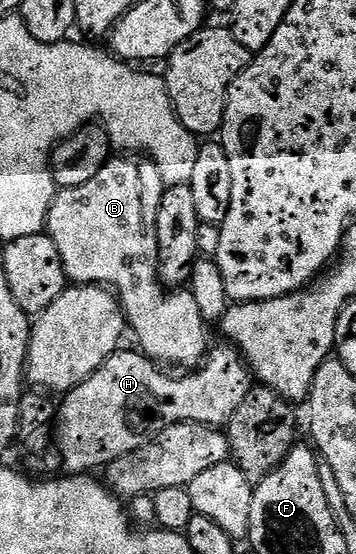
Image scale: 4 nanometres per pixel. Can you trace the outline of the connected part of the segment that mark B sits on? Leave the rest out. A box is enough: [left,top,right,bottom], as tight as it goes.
[46,155,210,370]

